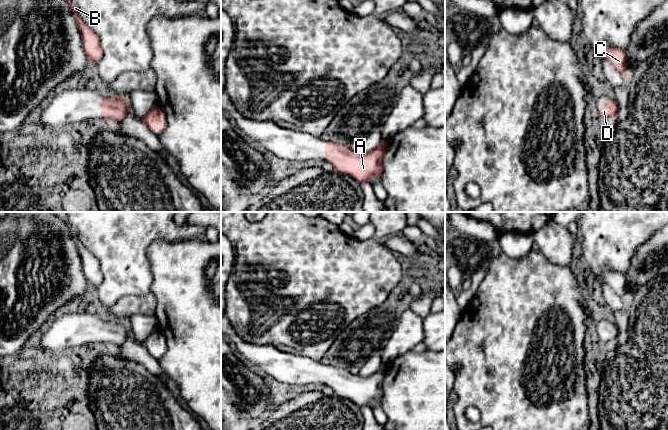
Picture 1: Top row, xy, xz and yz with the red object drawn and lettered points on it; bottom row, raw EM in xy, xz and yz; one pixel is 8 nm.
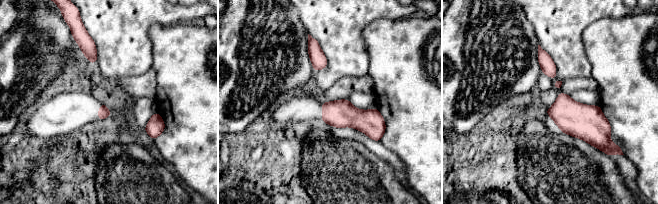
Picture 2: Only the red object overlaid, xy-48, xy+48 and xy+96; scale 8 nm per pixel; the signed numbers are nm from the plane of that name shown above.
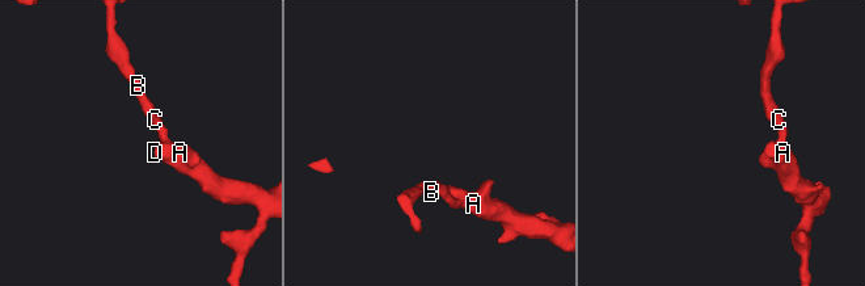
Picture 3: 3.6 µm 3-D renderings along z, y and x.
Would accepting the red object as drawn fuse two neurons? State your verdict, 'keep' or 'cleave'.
keep

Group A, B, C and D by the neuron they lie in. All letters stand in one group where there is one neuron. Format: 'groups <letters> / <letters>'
groups A B C D

